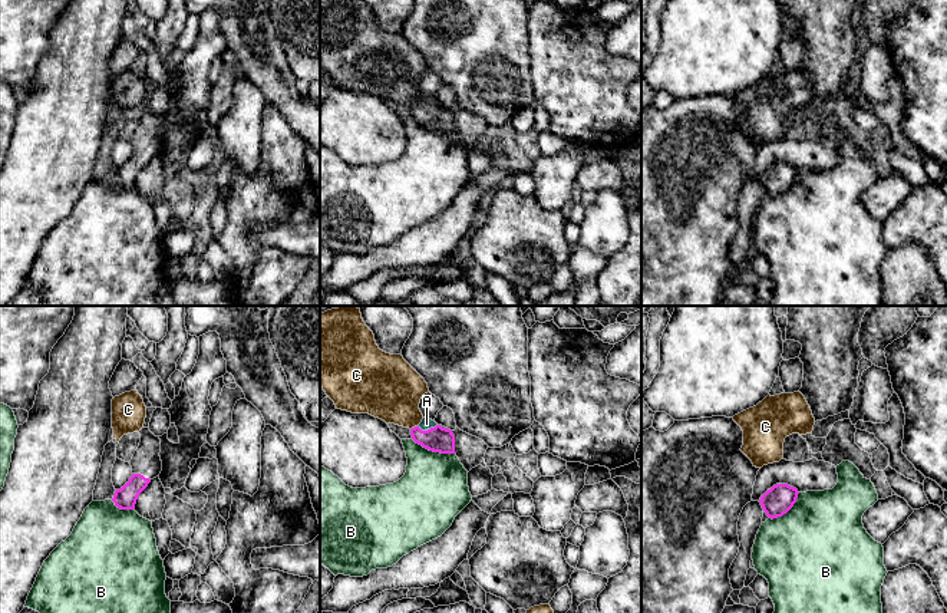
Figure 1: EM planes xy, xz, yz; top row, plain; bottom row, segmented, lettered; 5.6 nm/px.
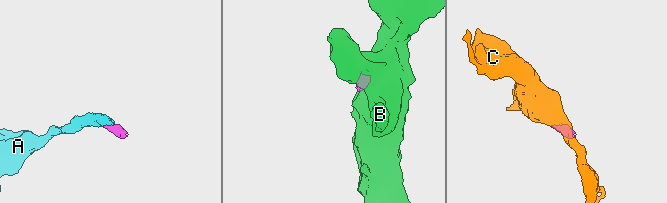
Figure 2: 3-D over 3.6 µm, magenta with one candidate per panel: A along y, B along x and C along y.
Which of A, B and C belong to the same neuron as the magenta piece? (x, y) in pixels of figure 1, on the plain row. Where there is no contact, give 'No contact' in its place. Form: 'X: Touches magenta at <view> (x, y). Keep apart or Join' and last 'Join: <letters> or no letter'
A: Touches magenta at xz (428, 108). Join
B: Touches magenta at xz (434, 129). Keep apart
C: Touches magenta at xz (415, 105). Keep apart
Join: A

